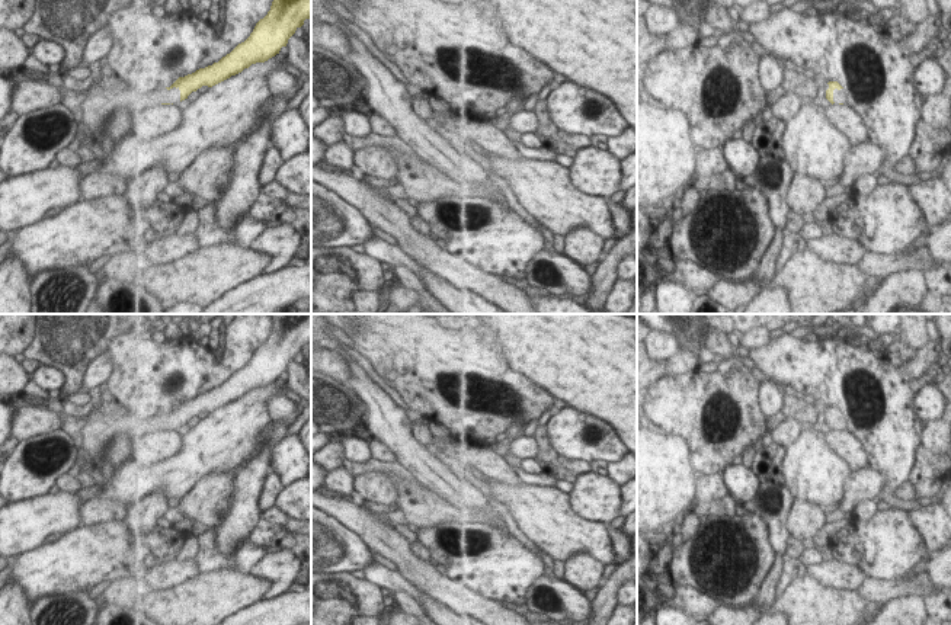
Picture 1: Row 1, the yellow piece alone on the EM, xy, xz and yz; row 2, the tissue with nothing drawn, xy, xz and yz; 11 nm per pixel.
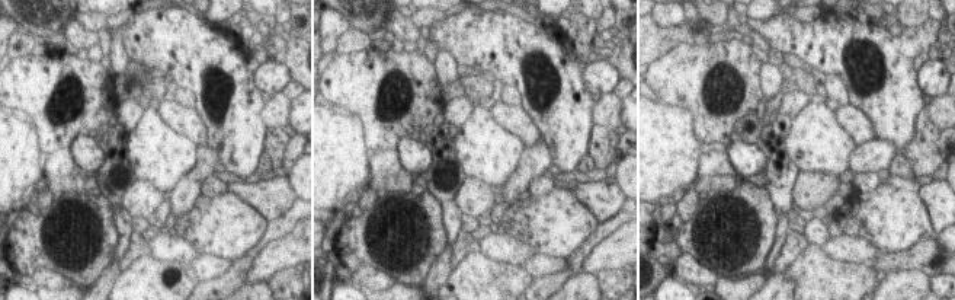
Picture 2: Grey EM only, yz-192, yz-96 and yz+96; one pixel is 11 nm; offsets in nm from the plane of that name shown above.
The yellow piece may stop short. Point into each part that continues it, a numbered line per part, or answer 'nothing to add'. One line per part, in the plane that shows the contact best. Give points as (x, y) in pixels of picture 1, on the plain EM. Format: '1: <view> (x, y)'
1: xy (98, 430)

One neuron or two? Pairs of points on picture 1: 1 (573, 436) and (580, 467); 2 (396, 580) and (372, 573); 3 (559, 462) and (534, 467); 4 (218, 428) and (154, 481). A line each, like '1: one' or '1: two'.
1: two
2: one
3: two
4: one

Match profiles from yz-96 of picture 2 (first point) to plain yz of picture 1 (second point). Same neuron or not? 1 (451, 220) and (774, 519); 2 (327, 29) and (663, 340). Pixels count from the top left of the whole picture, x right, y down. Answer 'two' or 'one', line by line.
1: one
2: one

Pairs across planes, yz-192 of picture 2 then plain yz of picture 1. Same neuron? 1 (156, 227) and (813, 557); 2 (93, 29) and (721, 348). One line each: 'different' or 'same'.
1: same
2: different

